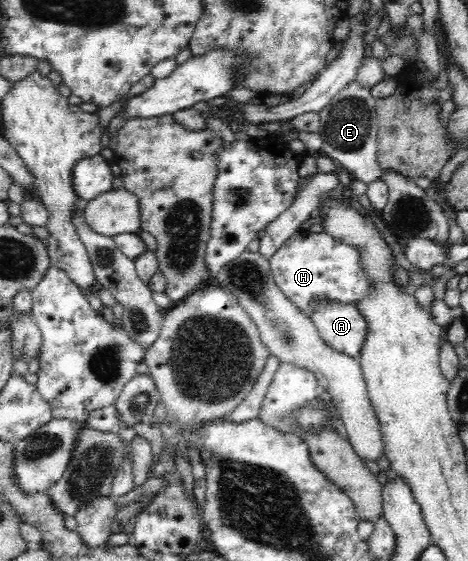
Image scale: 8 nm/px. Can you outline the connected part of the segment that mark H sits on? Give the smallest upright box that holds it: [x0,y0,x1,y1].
[268,227,369,315]

